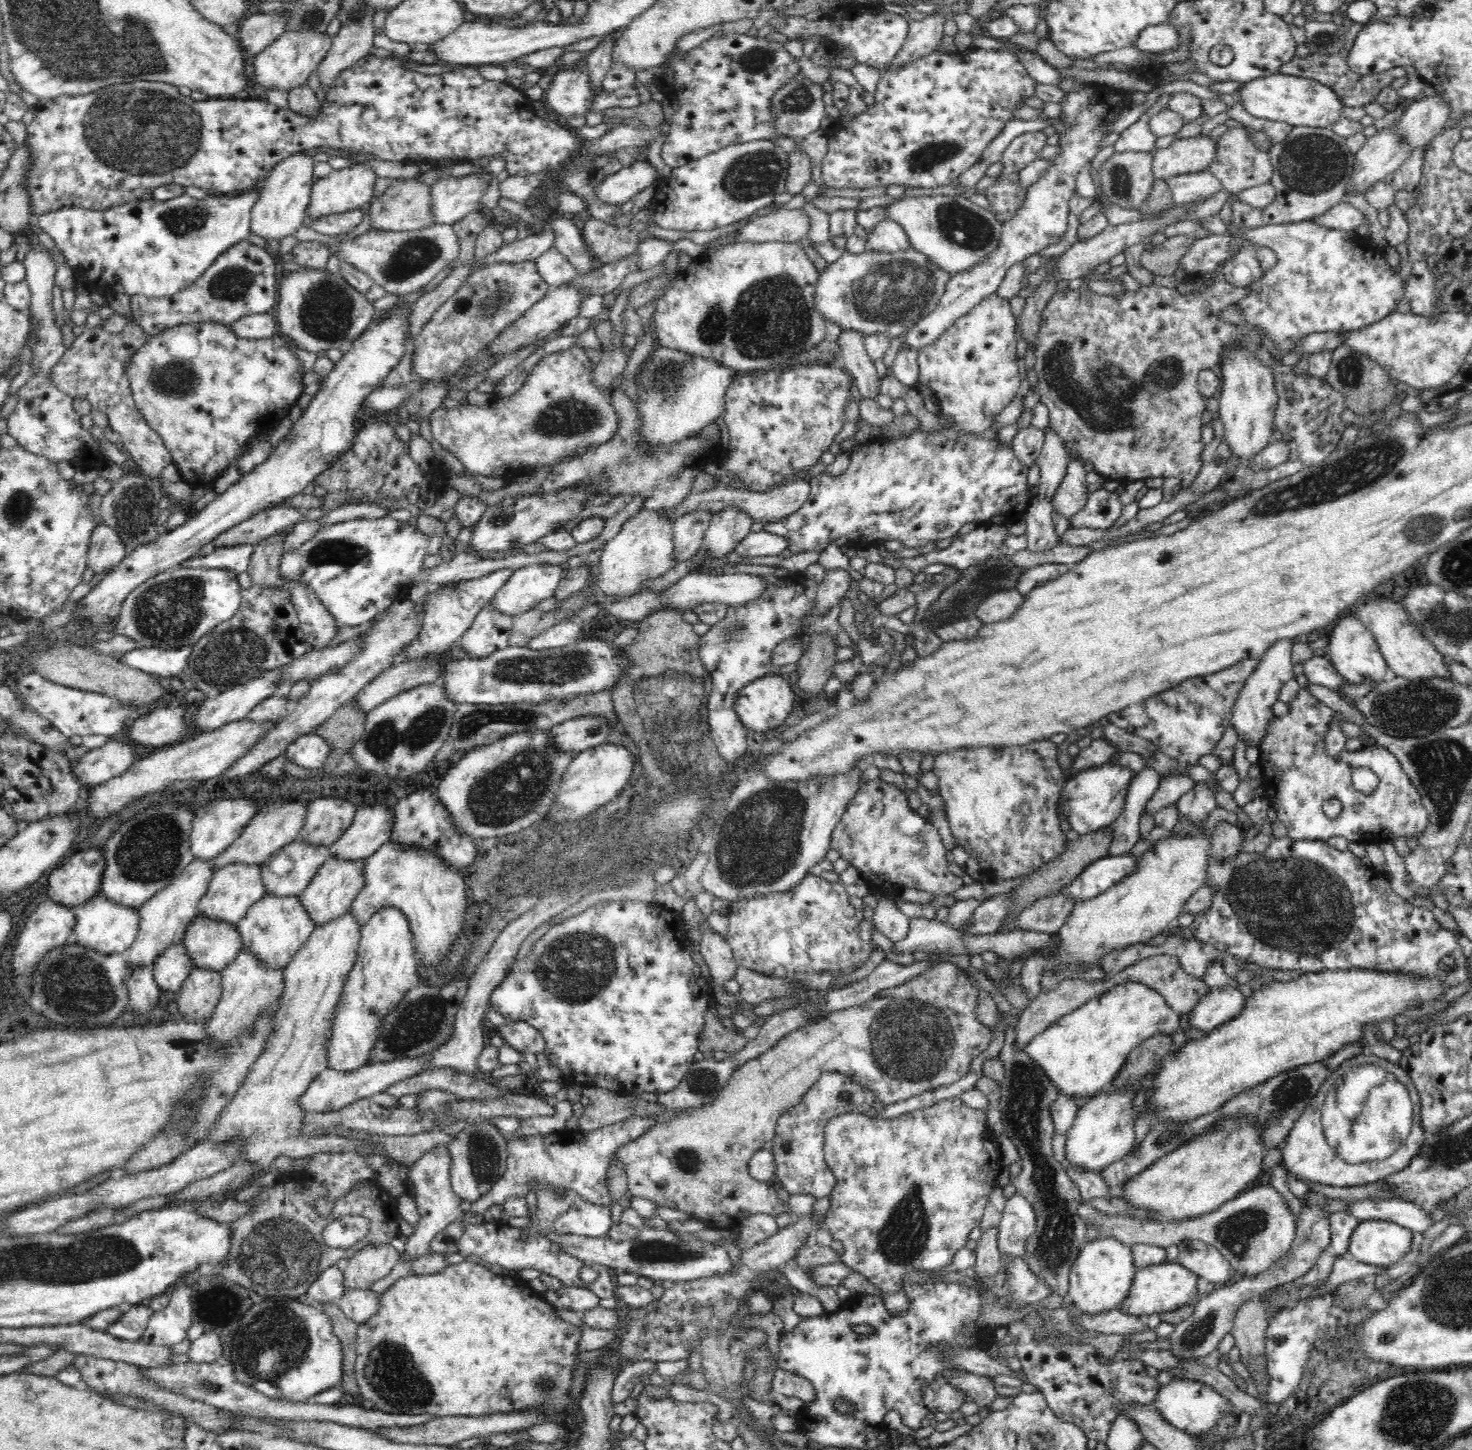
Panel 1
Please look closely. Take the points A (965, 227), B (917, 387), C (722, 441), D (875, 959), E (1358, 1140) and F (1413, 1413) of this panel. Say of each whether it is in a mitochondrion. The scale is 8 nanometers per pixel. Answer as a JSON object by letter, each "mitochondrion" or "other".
{"A":"mitochondrion","B":"other","C":"other","D":"other","E":"mitochondrion","F":"mitochondrion"}

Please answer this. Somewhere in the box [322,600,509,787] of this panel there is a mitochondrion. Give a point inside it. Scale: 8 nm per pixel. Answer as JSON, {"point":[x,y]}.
{"point":[388,736]}

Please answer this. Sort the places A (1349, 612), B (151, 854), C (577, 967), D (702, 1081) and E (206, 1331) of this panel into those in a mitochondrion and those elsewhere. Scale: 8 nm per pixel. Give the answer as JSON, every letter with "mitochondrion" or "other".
{"A":"other","B":"mitochondrion","C":"mitochondrion","D":"mitochondrion","E":"other"}

